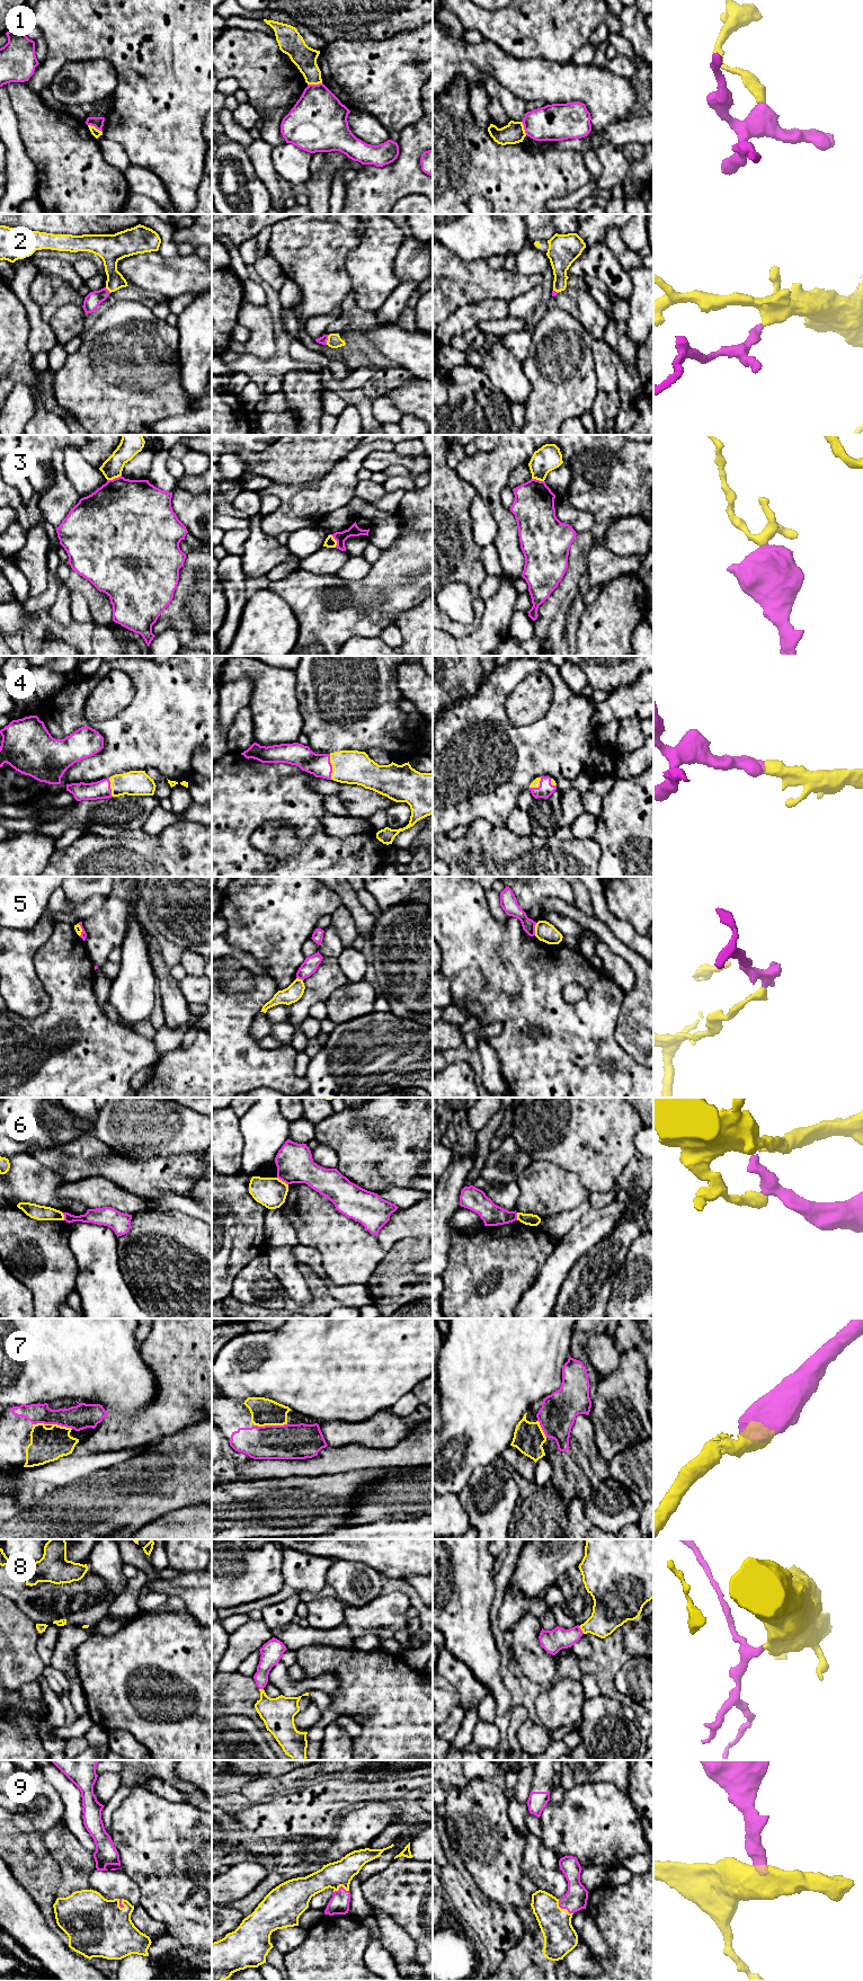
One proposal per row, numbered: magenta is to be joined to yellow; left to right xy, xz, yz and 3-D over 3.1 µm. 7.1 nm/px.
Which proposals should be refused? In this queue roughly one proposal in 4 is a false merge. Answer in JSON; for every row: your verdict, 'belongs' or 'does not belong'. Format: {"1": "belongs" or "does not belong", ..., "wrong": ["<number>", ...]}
{"1": "does not belong", "2": "belongs", "3": "does not belong", "4": "belongs", "5": "does not belong", "6": "does not belong", "7": "belongs", "8": "belongs", "9": "belongs", "wrong": ["1", "3", "5", "6"]}

